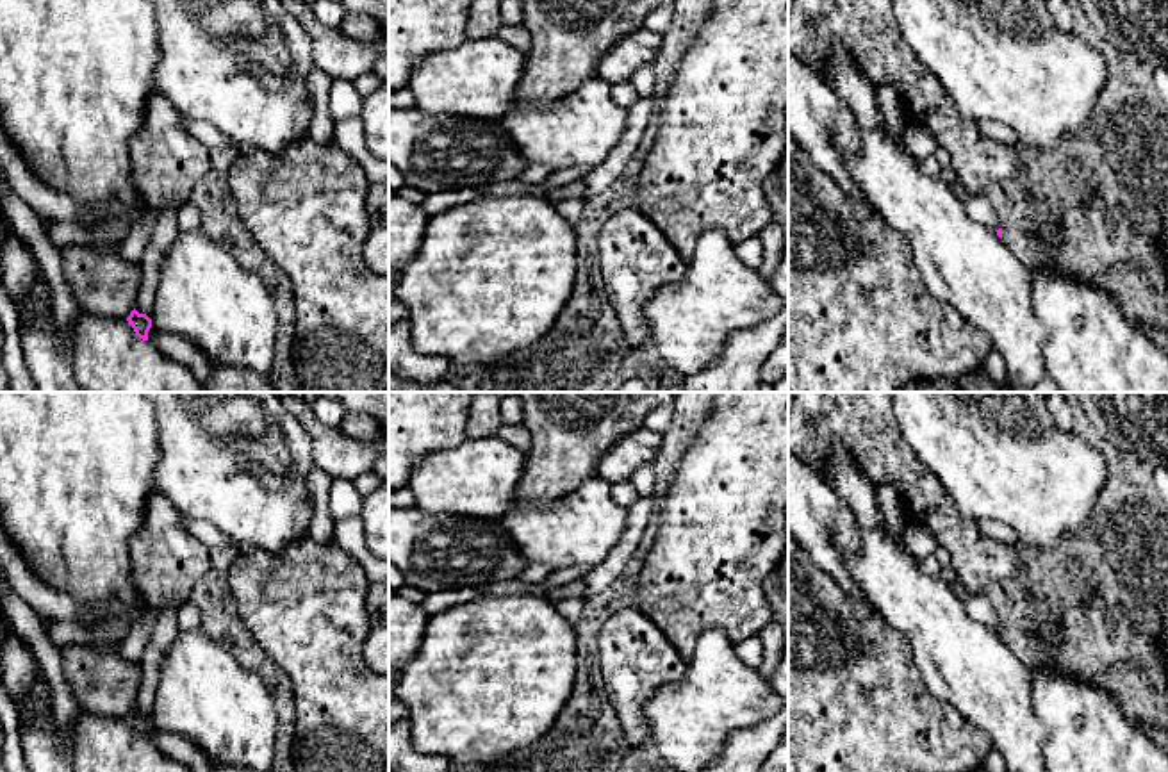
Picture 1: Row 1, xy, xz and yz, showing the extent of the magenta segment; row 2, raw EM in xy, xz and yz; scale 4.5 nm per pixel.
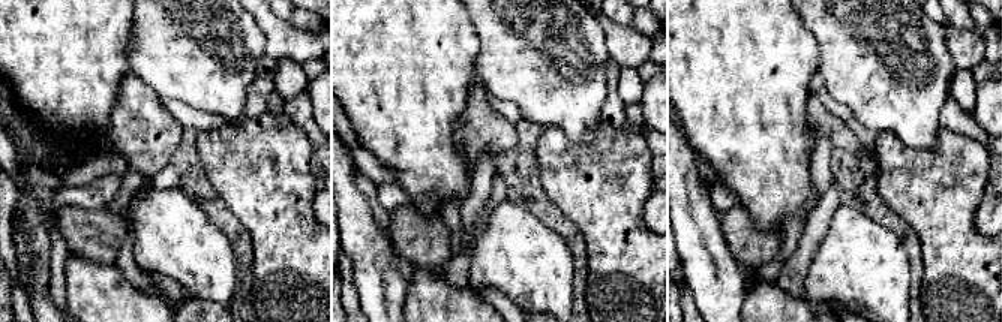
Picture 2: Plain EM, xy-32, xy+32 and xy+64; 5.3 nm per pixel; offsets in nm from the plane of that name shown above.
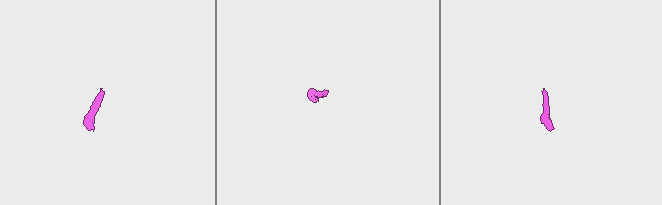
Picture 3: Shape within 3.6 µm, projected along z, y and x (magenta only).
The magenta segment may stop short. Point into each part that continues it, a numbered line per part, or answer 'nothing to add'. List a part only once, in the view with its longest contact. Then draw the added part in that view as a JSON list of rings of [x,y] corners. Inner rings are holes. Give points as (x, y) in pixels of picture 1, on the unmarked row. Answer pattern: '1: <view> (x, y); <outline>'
1: yz (978, 607); [[[966,594],[961,603],[968,615],[979,624],[990,626],[993,629],[1000,628],[997,613],[984,595]]]

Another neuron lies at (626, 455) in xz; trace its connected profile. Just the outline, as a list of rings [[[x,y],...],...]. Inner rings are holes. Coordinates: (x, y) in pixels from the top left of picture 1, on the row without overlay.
[[[646,426],[619,439],[597,462],[596,474],[610,485],[629,481],[633,472],[656,462],[663,435]]]

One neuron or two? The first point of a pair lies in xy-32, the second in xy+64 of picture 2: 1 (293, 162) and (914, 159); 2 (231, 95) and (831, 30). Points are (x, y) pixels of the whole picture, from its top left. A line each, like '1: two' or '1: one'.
1: one
2: one

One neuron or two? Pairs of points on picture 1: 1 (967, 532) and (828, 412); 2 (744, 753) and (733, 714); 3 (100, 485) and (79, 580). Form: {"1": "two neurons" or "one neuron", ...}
{"1": "one neuron", "2": "two neurons", "3": "one neuron"}

